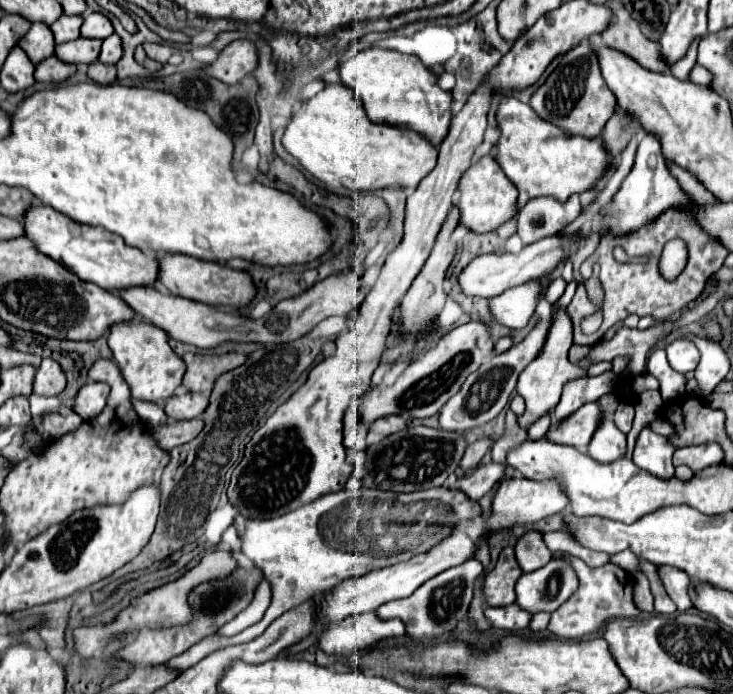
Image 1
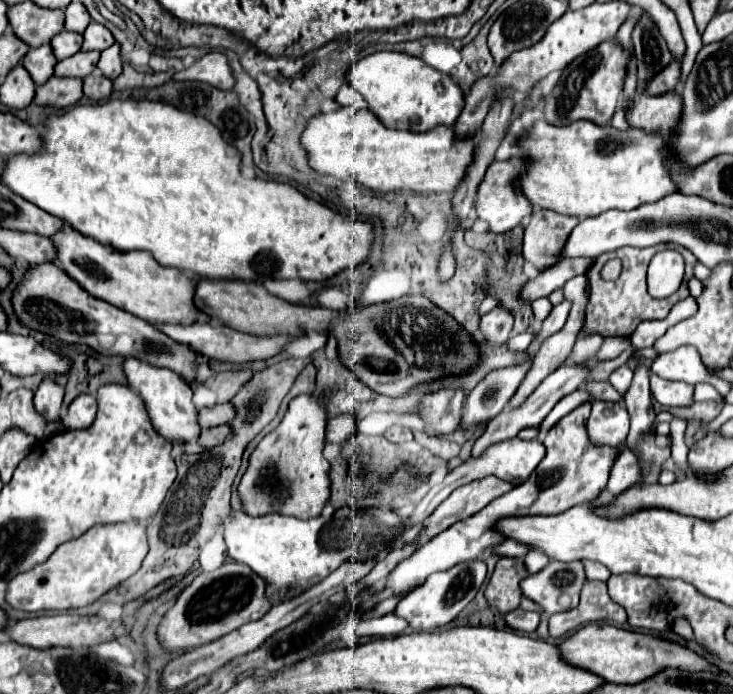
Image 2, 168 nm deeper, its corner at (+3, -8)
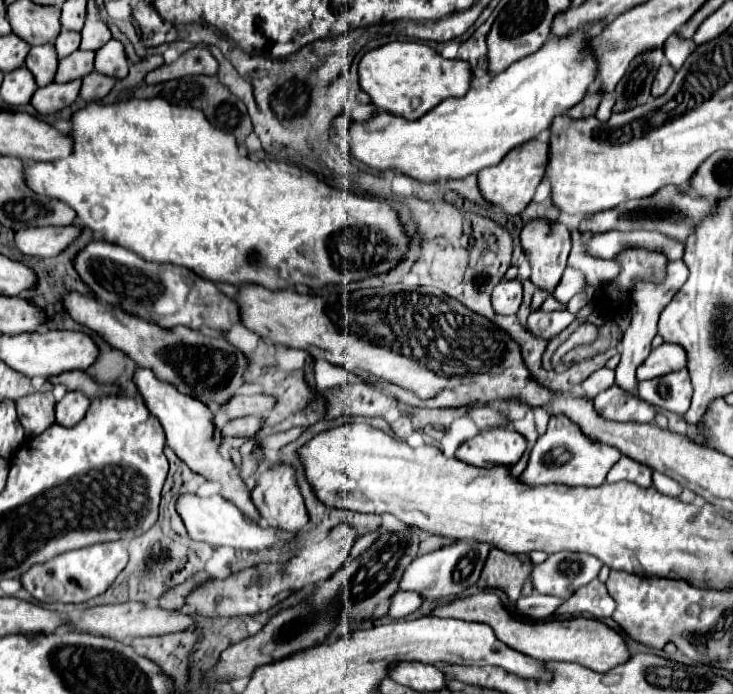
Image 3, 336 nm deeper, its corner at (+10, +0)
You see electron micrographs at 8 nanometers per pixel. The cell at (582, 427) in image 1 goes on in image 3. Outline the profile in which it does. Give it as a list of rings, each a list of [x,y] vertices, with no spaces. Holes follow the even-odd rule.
[[[618,386],[600,392],[594,398],[594,406],[604,418],[616,422],[652,422],[656,416],[652,404],[646,404],[636,394],[628,394]]]

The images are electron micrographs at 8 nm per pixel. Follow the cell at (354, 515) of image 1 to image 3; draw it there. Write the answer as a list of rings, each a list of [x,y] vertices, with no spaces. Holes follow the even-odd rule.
[[[180,494],[176,498],[176,512],[180,514],[180,518],[182,518],[192,540],[206,542],[214,548],[232,546],[238,550],[258,550],[264,554],[276,542],[278,528],[272,528],[266,522],[262,522],[262,524],[248,522],[232,502],[228,502],[226,498],[222,498],[218,494],[206,496],[206,498],[196,496],[196,494]]]

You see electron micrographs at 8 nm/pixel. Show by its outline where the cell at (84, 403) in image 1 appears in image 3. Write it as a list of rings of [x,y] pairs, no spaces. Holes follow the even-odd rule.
[[[66,392],[66,396],[56,404],[56,422],[60,426],[74,426],[84,418],[88,406],[90,400],[84,394]]]

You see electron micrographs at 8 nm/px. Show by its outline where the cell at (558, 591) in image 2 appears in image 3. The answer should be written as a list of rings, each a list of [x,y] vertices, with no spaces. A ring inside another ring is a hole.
[[[556,552],[544,564],[534,566],[532,584],[540,594],[570,598],[580,586],[594,580],[604,564],[590,554]]]

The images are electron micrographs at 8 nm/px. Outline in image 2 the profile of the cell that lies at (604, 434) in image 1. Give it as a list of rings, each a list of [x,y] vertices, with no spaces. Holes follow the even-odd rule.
[[[623,446],[623,450],[617,454],[617,458],[615,458],[613,466],[611,466],[607,490],[611,494],[621,494],[623,490],[627,490],[629,486],[633,486],[637,482],[641,482],[637,456],[629,448]]]

